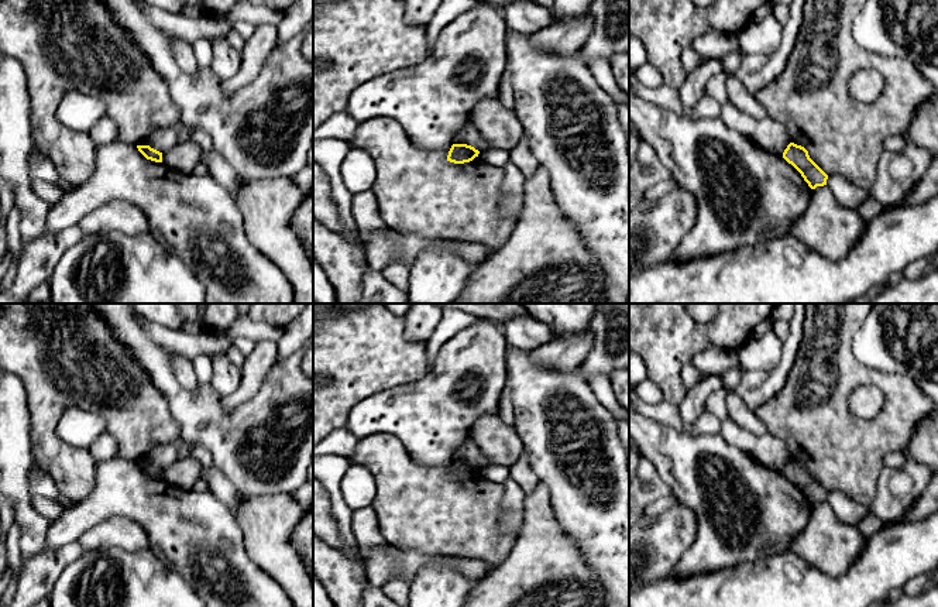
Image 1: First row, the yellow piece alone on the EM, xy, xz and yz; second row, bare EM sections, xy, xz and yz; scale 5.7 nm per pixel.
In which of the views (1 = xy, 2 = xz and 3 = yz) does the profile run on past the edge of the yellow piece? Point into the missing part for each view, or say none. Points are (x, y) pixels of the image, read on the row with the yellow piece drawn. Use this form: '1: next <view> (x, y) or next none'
1: next none
2: next none
3: next none

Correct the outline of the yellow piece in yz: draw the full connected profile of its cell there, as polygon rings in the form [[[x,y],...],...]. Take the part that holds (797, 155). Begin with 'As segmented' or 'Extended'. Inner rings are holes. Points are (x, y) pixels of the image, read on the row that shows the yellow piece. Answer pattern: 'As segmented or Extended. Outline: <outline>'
As segmented. Outline: [[[790,143],[783,158],[801,174],[811,189],[827,185],[828,175],[810,158],[804,147]]]

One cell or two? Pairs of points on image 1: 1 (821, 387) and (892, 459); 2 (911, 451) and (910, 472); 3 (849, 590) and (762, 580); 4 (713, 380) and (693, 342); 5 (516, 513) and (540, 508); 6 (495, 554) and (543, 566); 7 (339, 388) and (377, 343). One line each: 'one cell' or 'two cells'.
1: two cells
2: two cells
3: one cell
4: two cells
5: two cells
6: two cells
7: one cell

